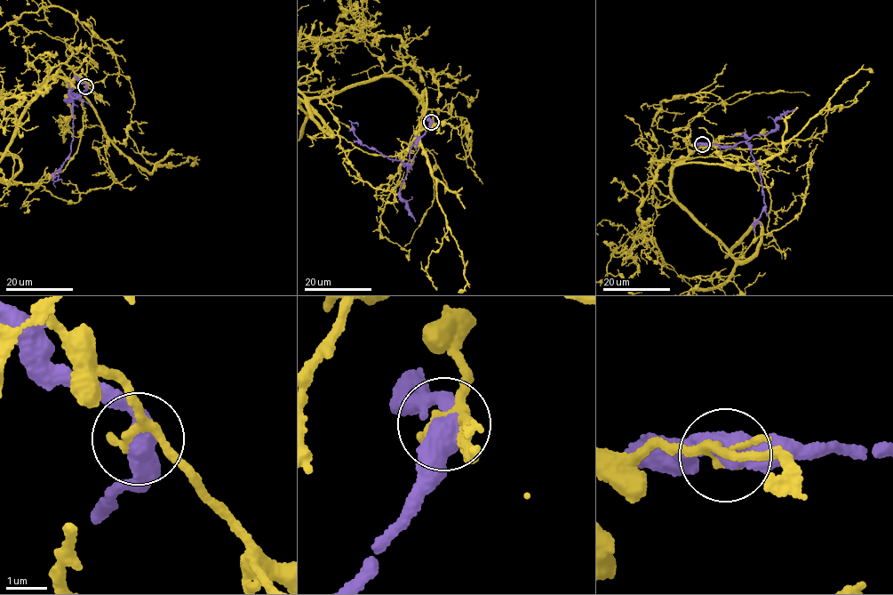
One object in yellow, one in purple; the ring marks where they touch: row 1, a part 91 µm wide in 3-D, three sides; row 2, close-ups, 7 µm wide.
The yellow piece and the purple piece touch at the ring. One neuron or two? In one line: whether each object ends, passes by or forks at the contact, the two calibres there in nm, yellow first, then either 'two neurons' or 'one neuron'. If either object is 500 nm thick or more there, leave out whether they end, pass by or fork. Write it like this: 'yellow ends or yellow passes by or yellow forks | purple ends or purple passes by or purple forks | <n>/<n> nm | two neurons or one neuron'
yellow passes by | purple passes by | 220/480 nm | two neurons

